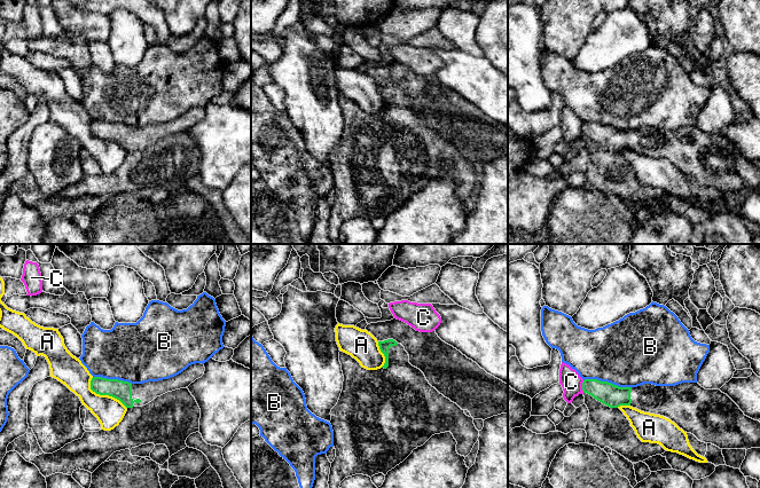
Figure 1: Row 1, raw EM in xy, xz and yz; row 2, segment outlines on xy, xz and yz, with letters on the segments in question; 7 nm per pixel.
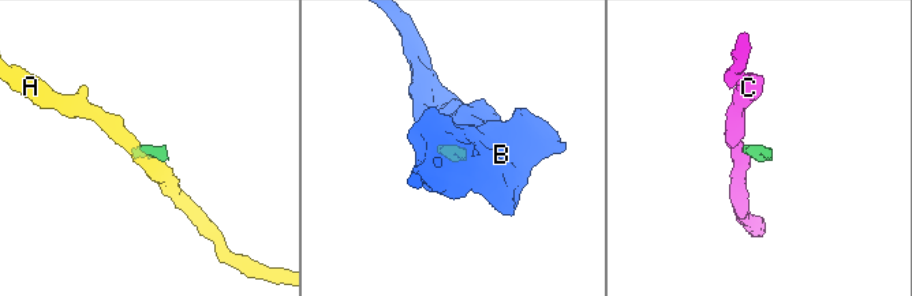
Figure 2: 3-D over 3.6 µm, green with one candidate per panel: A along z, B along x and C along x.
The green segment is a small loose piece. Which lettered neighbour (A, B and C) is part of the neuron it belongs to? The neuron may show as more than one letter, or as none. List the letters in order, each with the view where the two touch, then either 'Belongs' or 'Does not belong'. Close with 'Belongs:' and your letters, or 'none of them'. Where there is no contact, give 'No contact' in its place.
A: Touches green in xy. Does not belong
B: Touches green in yz. Does not belong
C: Touches green in yz. Does not belong
Belongs: none of them

